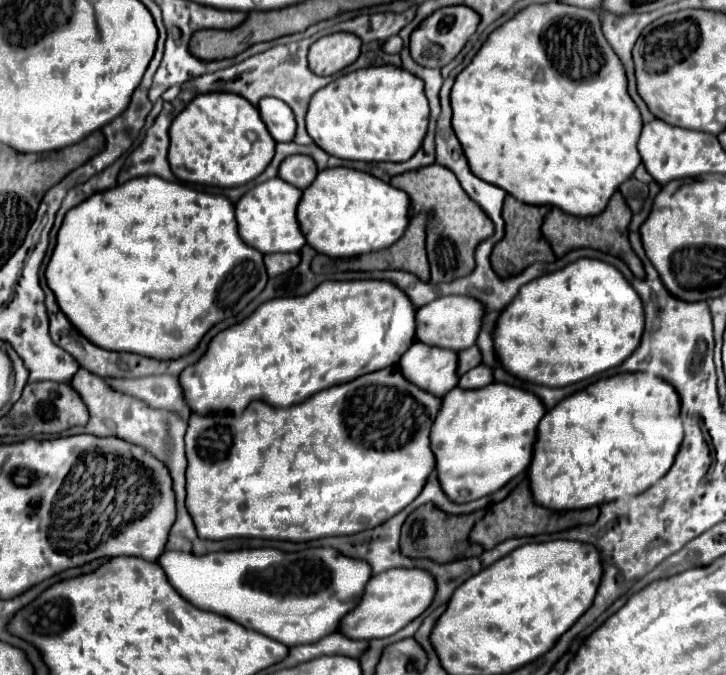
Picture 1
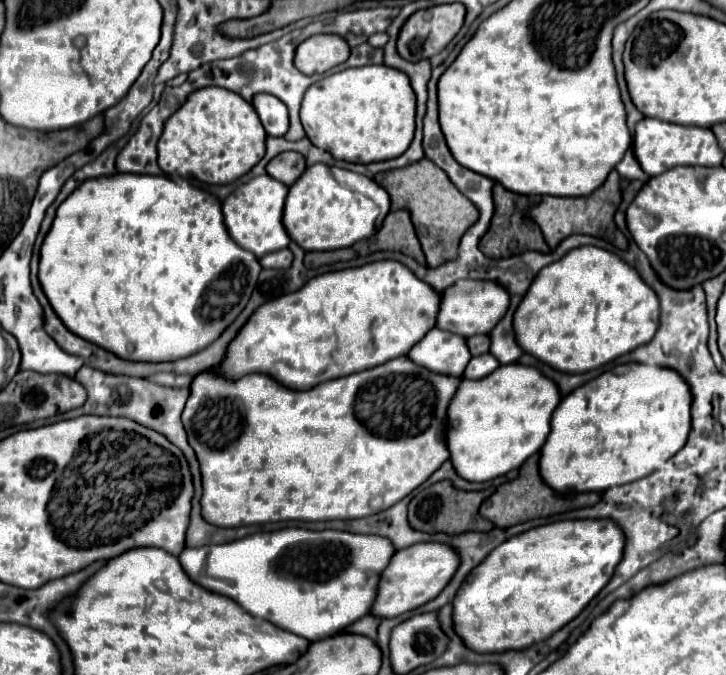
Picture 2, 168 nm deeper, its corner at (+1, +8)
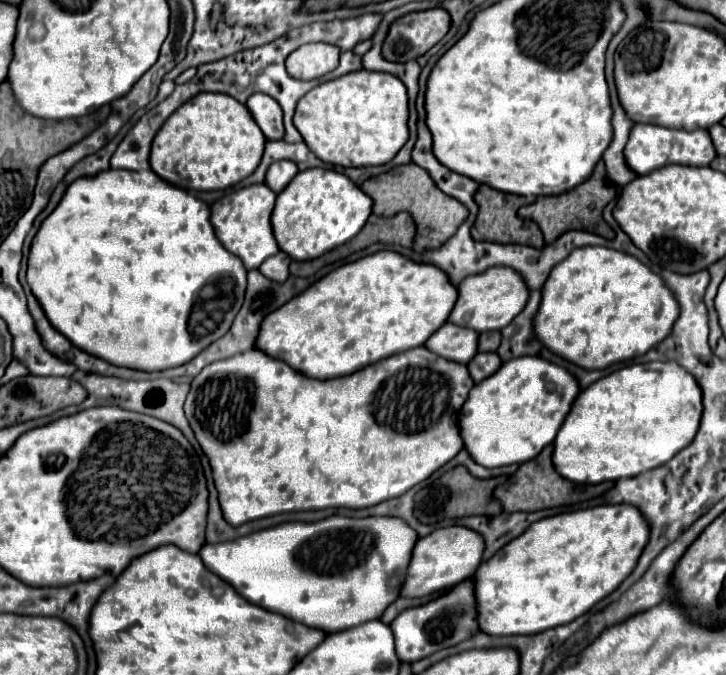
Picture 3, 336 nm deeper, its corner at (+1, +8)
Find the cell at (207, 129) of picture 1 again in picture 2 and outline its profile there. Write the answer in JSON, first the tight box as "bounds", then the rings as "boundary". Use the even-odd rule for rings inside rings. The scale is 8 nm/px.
{"bounds":[157,88,265,184],"boundary":[[[201,88],[167,120],[157,142],[159,168],[167,176],[193,176],[205,184],[229,184],[265,156],[265,138],[257,112],[239,94],[225,88]]]}

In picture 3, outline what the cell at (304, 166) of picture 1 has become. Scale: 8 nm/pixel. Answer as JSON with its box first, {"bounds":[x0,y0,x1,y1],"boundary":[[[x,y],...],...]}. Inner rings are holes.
{"bounds":[265,160,299,192],"boundary":[[[279,160],[275,164],[269,166],[267,170],[267,178],[265,178],[265,184],[275,190],[275,192],[281,192],[297,174],[299,170],[295,168],[295,164],[291,164],[291,160]]]}

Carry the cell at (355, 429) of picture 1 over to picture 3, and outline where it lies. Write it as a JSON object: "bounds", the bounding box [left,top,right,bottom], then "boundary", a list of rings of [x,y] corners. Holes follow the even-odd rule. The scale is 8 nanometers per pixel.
{"bounds":[185,346,473,526],"boundary":[[[423,346],[389,356],[389,358],[379,360],[377,364],[371,364],[359,372],[353,372],[343,378],[333,378],[333,380],[311,380],[311,378],[291,370],[285,362],[275,360],[275,358],[263,354],[261,350],[253,348],[251,352],[243,352],[239,356],[231,356],[227,360],[219,360],[219,362],[205,366],[191,382],[191,390],[185,400],[185,416],[189,420],[189,426],[195,432],[195,438],[199,442],[201,450],[209,458],[213,482],[219,492],[219,506],[221,506],[223,518],[229,524],[239,526],[239,524],[245,524],[245,522],[251,522],[257,518],[267,518],[267,516],[275,516],[275,514],[283,514],[283,512],[303,512],[303,510],[323,510],[323,508],[361,510],[361,508],[369,508],[369,506],[375,506],[375,504],[381,504],[385,500],[405,494],[409,488],[427,480],[435,470],[439,470],[443,464],[447,464],[451,458],[455,458],[459,454],[459,450],[463,448],[457,418],[459,418],[459,410],[461,410],[471,388],[473,388],[473,380],[467,372],[465,364],[449,362],[449,360],[429,352]]]}

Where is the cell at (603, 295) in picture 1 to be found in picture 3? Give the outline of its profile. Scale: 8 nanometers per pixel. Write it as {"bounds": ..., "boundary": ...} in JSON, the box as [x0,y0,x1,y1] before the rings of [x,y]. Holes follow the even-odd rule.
{"bounds":[533,246,679,370],"boundary":[[[583,246],[575,248],[551,270],[541,290],[541,304],[533,316],[533,332],[535,338],[553,354],[585,370],[603,370],[615,362],[641,356],[657,346],[671,332],[677,316],[679,304],[671,290],[637,258],[603,246]]]}

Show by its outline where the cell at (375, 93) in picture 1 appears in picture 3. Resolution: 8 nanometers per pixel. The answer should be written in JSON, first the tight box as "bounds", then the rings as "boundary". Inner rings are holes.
{"bounds":[295,70,409,166],"boundary":[[[357,70],[335,80],[327,80],[315,86],[311,92],[299,100],[295,110],[295,128],[301,132],[303,140],[307,142],[309,150],[317,154],[323,162],[333,166],[381,166],[395,158],[395,154],[405,146],[409,140],[409,102],[407,102],[407,88],[405,84],[387,72],[369,72]]]}

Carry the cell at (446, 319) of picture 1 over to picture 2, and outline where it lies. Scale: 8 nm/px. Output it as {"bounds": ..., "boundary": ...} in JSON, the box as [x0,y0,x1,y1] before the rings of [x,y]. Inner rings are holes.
{"bounds":[437,280,509,336],"boundary":[[[459,280],[451,288],[441,294],[441,308],[437,316],[437,328],[455,332],[459,336],[475,336],[489,334],[495,324],[505,316],[509,308],[509,292],[501,284],[495,282],[479,282],[479,280]]]}

